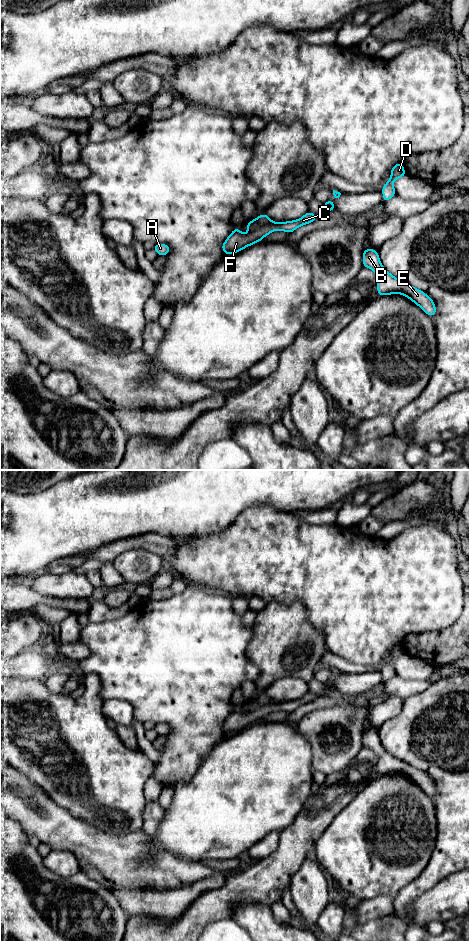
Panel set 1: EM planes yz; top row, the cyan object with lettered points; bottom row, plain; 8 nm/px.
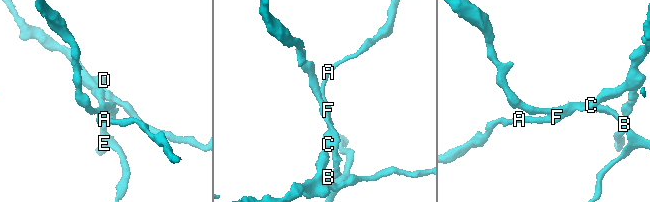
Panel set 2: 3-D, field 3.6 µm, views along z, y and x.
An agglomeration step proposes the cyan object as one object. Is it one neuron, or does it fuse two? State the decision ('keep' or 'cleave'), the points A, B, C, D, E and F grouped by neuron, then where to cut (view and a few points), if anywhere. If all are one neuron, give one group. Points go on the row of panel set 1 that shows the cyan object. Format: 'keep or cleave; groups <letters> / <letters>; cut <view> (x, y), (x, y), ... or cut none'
cleave; groups A C D F / B E; cut yz (279, 223), (265, 224), (250, 231)

